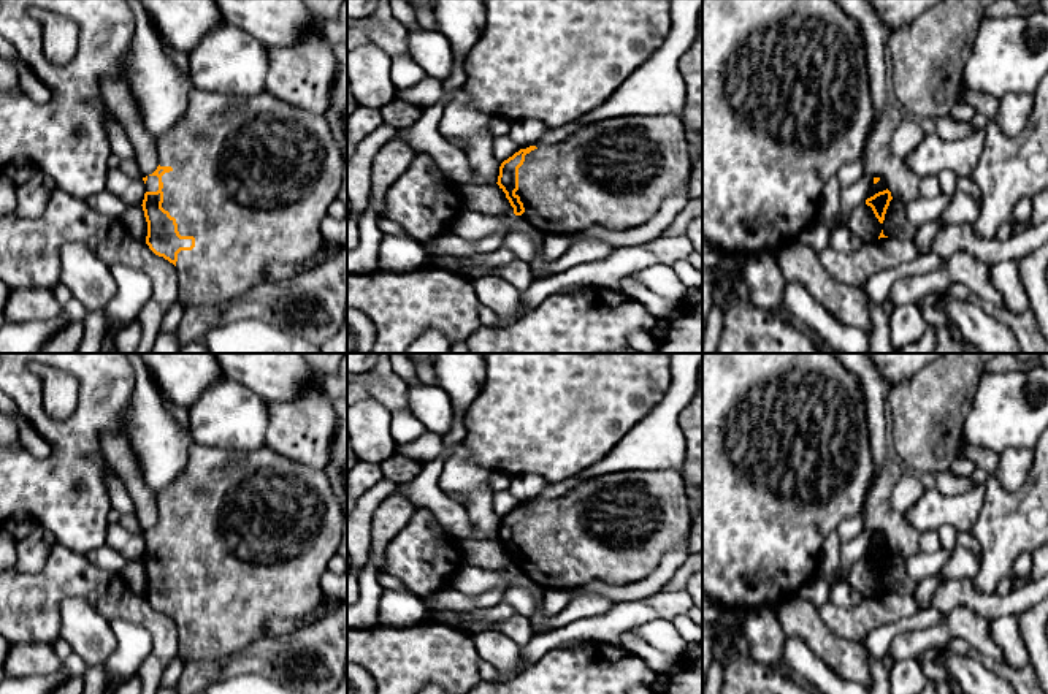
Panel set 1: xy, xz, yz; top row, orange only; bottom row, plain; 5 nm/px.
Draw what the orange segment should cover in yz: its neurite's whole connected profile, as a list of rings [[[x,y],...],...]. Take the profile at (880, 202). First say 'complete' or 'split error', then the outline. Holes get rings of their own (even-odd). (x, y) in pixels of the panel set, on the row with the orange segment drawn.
complete; [[[888,189],[883,192],[878,192],[874,196],[866,200],[866,204],[872,208],[872,211],[880,223],[883,223],[883,220],[885,220],[885,214],[886,214],[886,209],[889,206],[891,200],[893,200],[893,196]]]

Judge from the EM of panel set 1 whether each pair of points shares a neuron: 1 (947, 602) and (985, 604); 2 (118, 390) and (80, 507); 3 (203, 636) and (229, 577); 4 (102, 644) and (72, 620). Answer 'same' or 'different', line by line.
1: same
2: same
3: same
4: same

